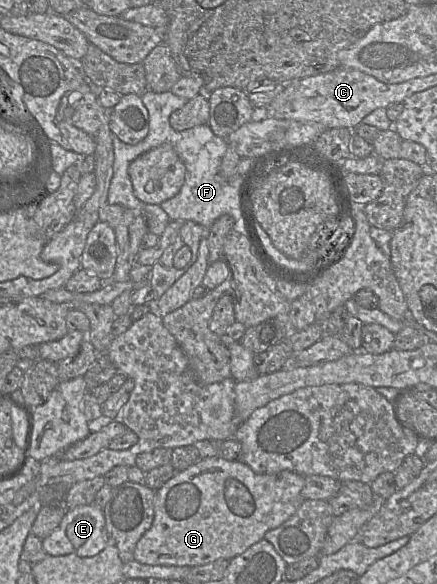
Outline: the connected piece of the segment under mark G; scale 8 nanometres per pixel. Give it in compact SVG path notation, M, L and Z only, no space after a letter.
M219 456L200 458L195 464L188 468L176 472L173 477L166 481L155 491L154 499L154 519L151 527L142 535L134 549L134 560L147 565L170 565L195 567L208 564L218 559L230 561L235 556L243 553L251 545L264 539L267 531L275 529L287 521L297 511L303 497L301 495L305 479L302 475L293 471L283 470L275 474L257 474L250 466L243 461L229 461Z

